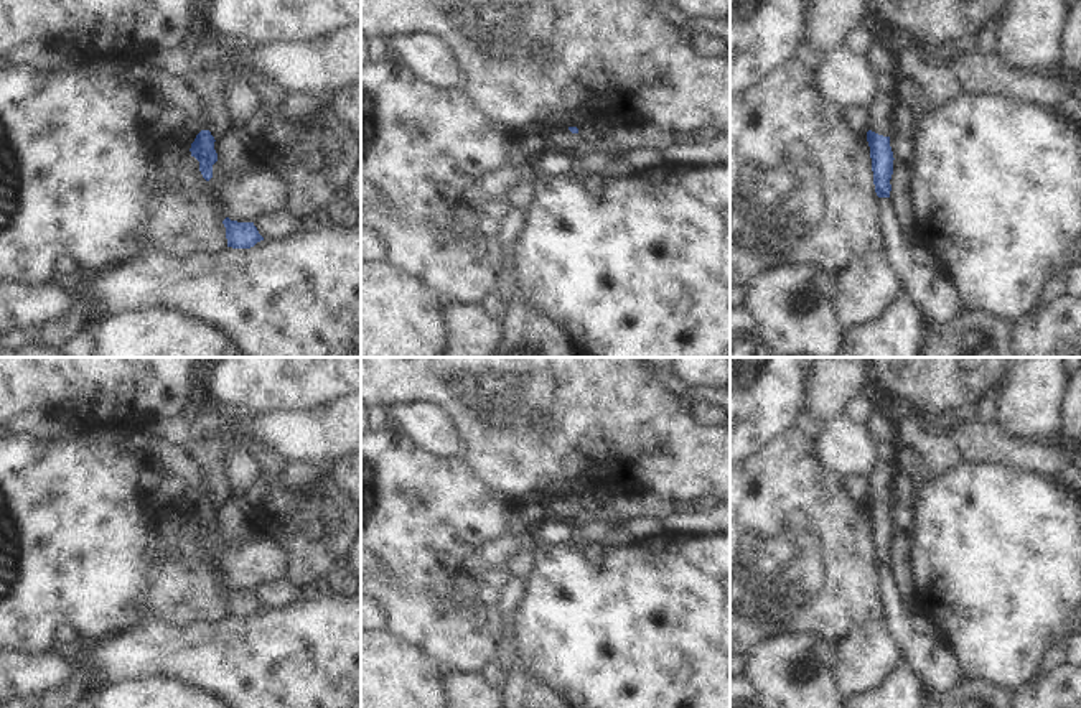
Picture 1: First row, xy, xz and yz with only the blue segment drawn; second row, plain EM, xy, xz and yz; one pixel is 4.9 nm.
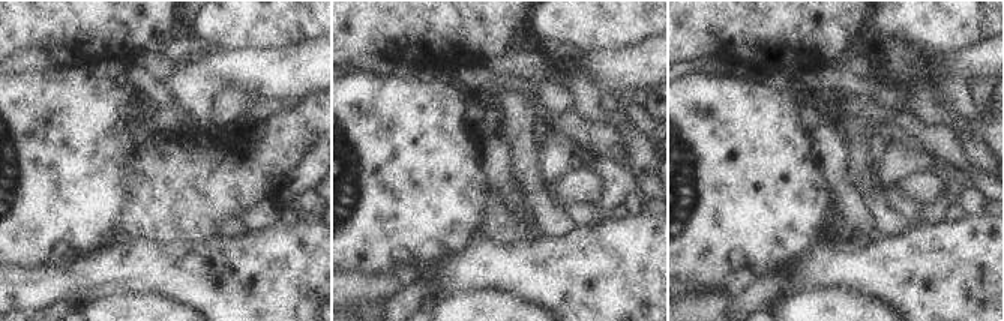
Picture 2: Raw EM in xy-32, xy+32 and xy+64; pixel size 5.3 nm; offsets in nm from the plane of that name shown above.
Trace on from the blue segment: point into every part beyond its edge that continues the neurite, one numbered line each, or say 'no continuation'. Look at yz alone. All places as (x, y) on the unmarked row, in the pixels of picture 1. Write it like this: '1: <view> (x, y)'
1: yz (882, 478)

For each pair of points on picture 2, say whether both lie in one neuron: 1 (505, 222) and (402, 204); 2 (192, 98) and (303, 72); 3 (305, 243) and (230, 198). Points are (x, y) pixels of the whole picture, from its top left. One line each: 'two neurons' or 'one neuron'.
1: two neurons
2: one neuron
3: two neurons

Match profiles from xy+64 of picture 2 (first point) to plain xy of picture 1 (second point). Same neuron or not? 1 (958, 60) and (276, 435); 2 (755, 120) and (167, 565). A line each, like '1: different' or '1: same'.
1: same
2: different

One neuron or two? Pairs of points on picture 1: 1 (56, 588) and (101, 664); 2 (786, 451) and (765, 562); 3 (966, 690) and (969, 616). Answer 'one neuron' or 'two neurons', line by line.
1: two neurons
2: one neuron
3: two neurons

